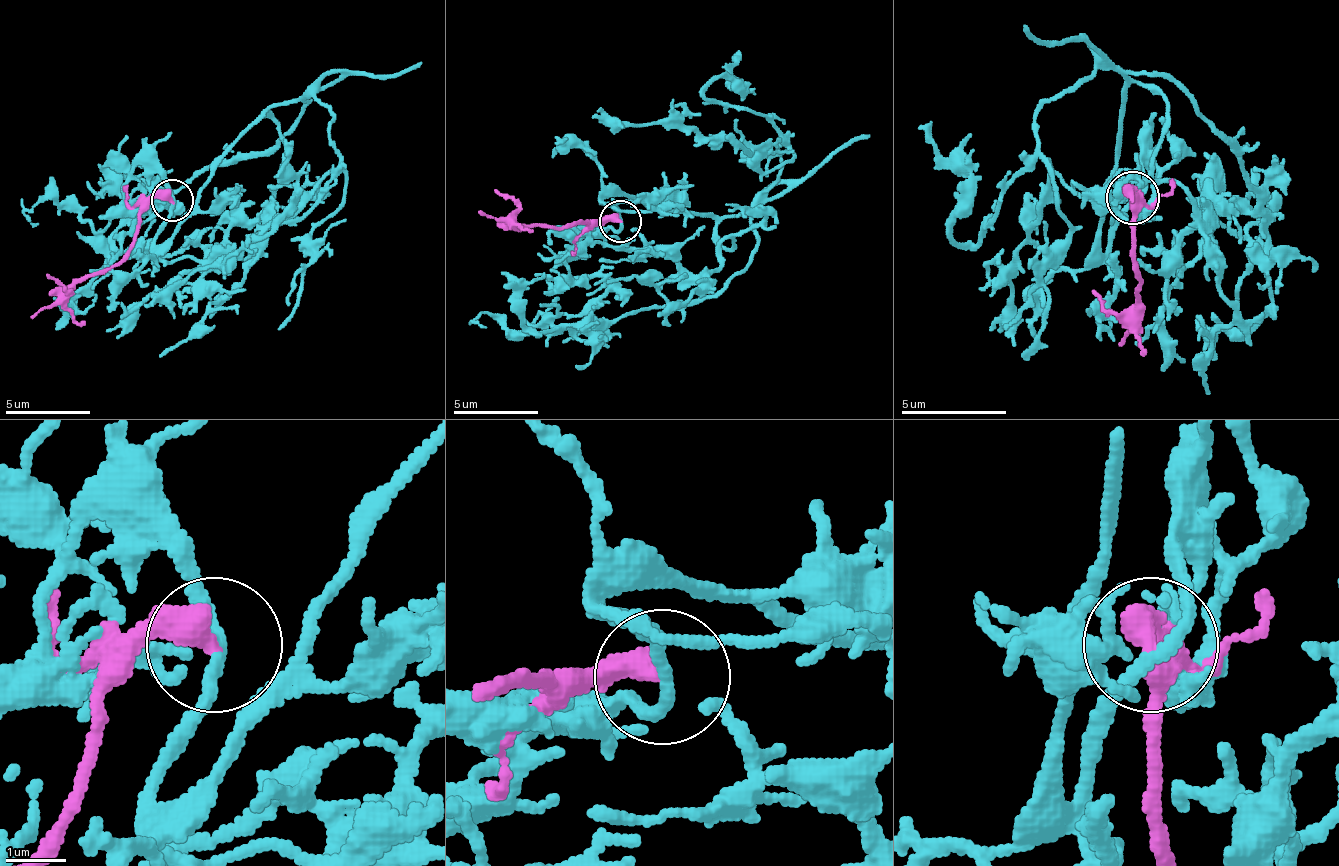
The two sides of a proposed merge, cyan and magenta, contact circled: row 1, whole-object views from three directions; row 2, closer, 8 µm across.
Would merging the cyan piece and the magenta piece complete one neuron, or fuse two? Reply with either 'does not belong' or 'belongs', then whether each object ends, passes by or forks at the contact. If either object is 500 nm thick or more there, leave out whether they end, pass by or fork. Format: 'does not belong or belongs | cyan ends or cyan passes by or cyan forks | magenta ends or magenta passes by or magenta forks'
does not belong | cyan passes by | magenta ends

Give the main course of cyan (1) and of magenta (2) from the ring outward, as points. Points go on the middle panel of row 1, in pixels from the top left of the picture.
1: (621, 222), (612, 197), (722, 214), (765, 188), (786, 138), (705, 95), (714, 78), (744, 87), (731, 61)
2: (621, 222), (604, 218), (562, 226), (523, 226), (477, 210)

